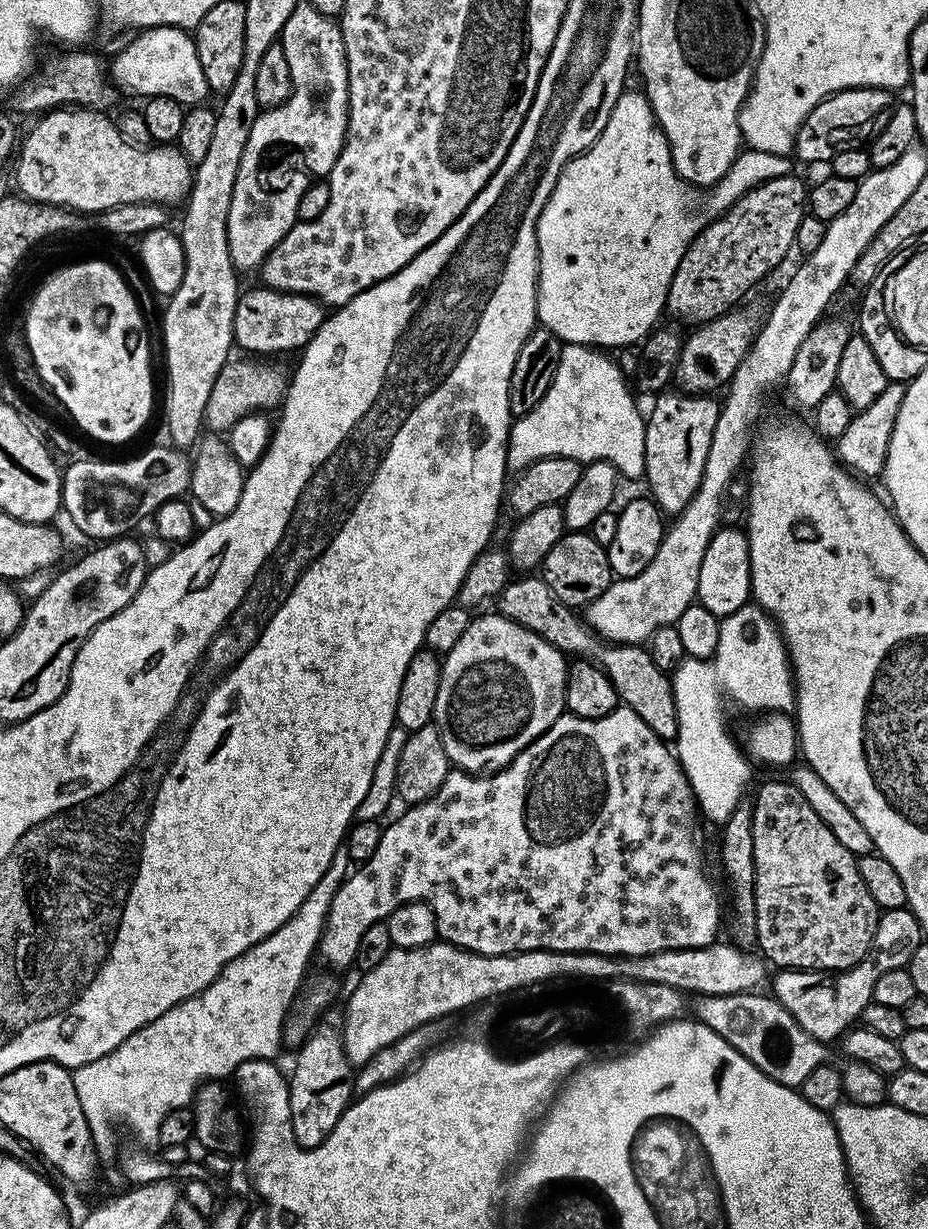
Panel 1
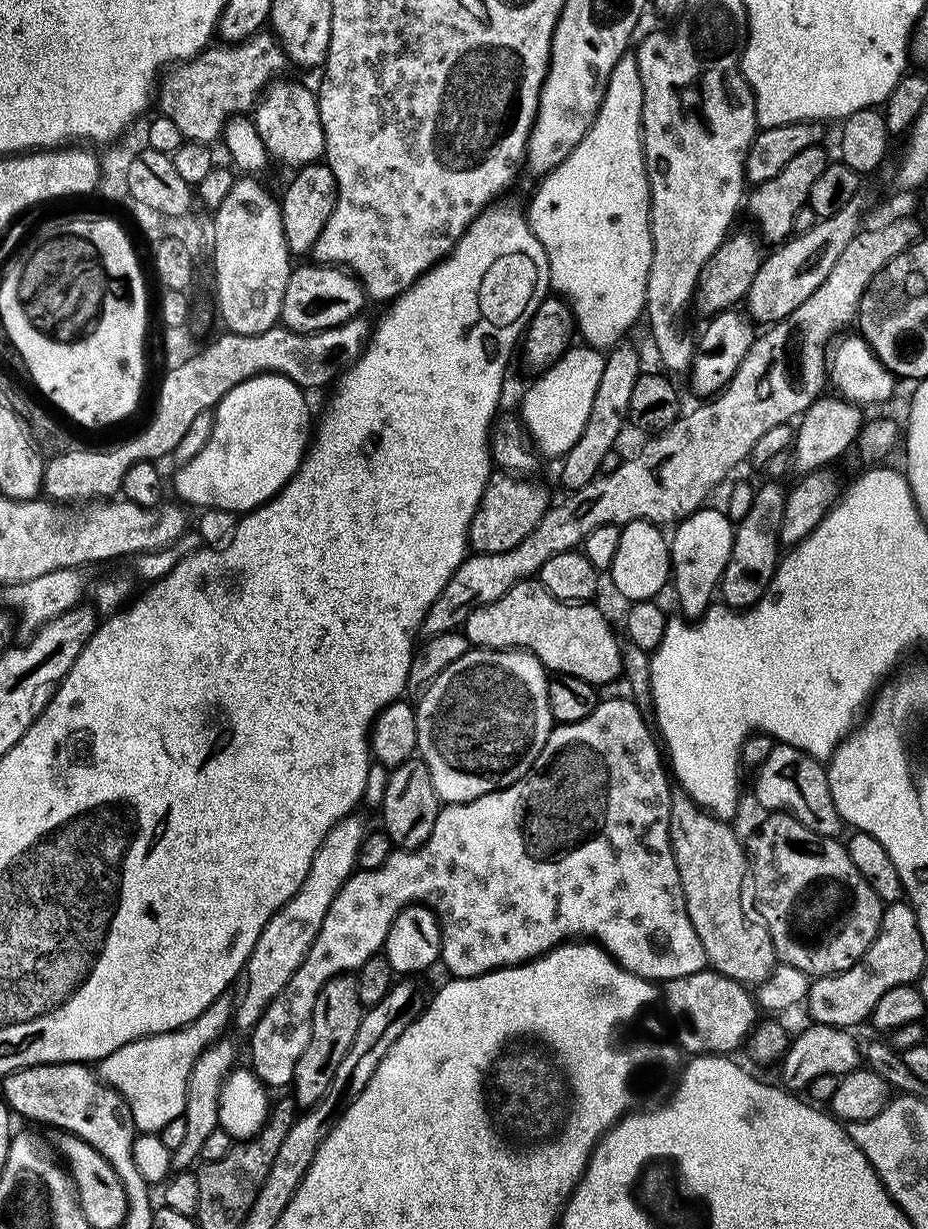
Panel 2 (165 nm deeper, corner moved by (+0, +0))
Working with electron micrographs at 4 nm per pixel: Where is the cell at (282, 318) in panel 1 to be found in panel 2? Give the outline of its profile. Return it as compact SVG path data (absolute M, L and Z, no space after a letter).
M308 262L305 268L293 267L282 298L279 323L292 332L313 333L338 327L365 311L366 293L359 280L340 266Z

